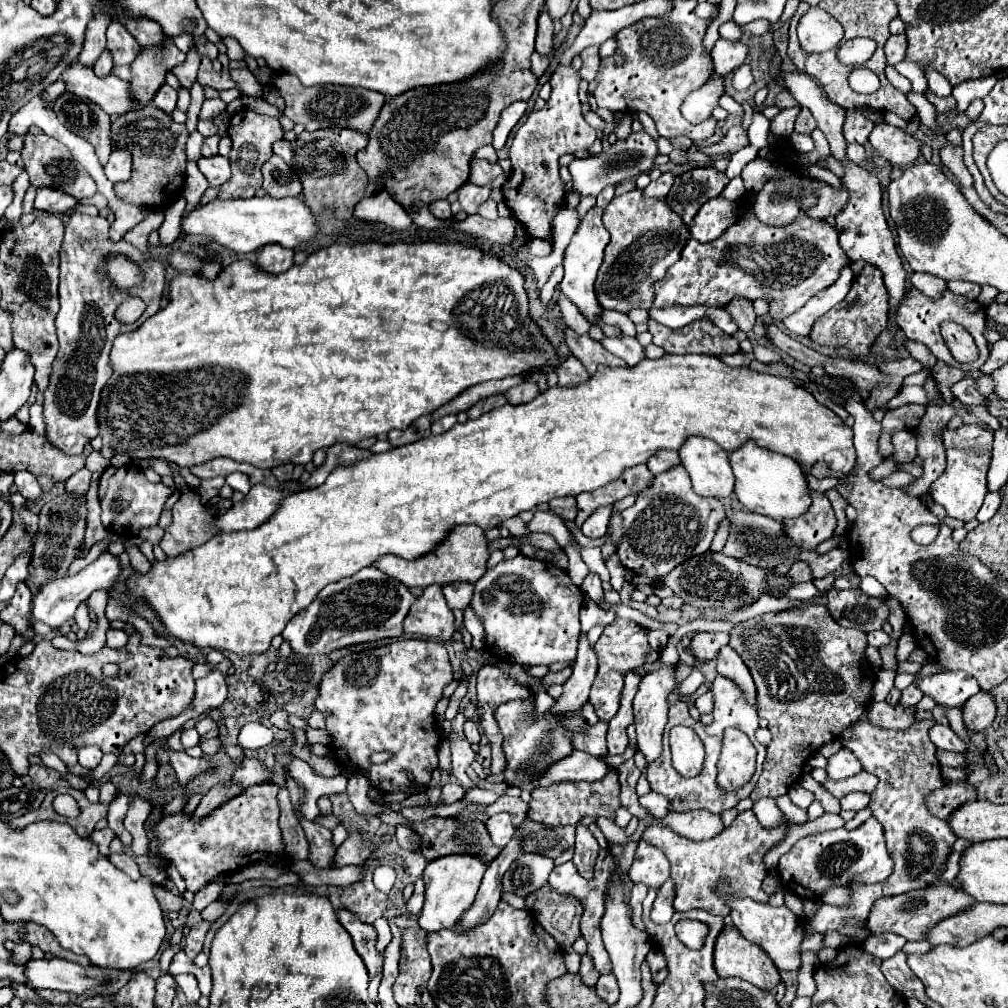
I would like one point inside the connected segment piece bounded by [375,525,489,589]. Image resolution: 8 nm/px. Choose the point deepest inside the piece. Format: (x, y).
(463, 557)

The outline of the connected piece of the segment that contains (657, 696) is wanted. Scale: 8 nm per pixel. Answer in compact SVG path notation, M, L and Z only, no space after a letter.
M659 669L655 673L649 673L641 679L639 691L633 699L633 715L635 715L635 731L637 731L637 747L645 755L645 761L651 763L661 755L661 735L667 723L667 697L671 691L675 691L675 669Z

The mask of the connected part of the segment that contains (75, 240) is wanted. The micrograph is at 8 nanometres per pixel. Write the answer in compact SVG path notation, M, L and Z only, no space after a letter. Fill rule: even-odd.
M73 213L67 227L65 227L65 239L63 239L63 249L61 249L61 277L59 277L59 303L61 309L55 317L55 329L57 329L57 339L59 339L59 353L53 361L53 369L51 369L51 379L49 385L45 389L45 401L43 401L43 419L45 419L45 437L47 441L61 449L65 455L81 455L83 447L95 439L99 435L99 421L97 421L97 407L99 407L99 399L101 399L101 391L107 385L109 377L113 375L111 363L109 363L109 351L113 347L113 339L119 333L129 333L135 331L145 319L149 319L151 315L155 315L159 311L159 301L163 295L163 287L165 287L165 265L151 259L145 261L145 257L129 243L119 241L119 243L111 243L109 241L109 221L105 217L89 217L89 215L81 215L81 213ZM107 255L125 255L131 257L131 261L139 261L139 269L143 269L143 283L135 285L133 289L119 289L115 287L111 281L101 281L97 275L99 265L103 265L103 259L107 259ZM129 295L137 295L145 301L147 309L145 313L133 323L133 325L121 325L115 319L115 309L121 305L123 299L127 299Z

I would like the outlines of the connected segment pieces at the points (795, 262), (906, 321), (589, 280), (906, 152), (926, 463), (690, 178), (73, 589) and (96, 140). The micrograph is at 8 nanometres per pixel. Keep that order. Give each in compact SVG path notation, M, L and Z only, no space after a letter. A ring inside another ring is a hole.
M799 213L789 225L775 227L763 225L755 215L743 215L723 237L711 243L689 239L681 259L671 265L663 281L655 283L653 307L725 307L727 301L735 297L749 301L765 299L769 303L769 315L775 321L783 321L787 315L801 309L815 293L833 285L841 269L849 263L843 249L839 249L835 227L827 221Z
M911 287L911 289L907 291L907 295L903 297L903 301L899 303L899 307L897 307L897 317L895 317L895 321L897 321L897 325L903 329L903 333L907 335L907 339L917 341L917 343L923 343L923 345L937 357L937 361L943 361L943 363L947 363L949 367L957 367L957 369L963 369L963 371L979 371L979 367L981 367L981 365L987 361L987 357L989 357L989 343L987 343L987 339L983 337L983 329L985 329L985 321L987 321L985 309L983 309L977 301L969 301L969 299L965 299L965 297L961 297L961 295L955 295L955 293L951 293L949 289L947 289L939 299L931 299L931 297L923 295L919 289ZM943 321L955 321L955 323L963 325L963 327L971 333L971 337L975 339L977 349L979 349L977 361L973 361L973 363L957 363L957 361L953 359L951 351L947 349L947 345L945 345L945 341L943 341L943 337L941 337L941 333L939 333L939 325L941 325Z
M615 187L603 189L603 191L597 195L597 205L595 205L593 209L589 209L587 215L581 219L579 229L575 231L571 243L569 243L567 249L565 249L565 259L563 259L565 277L563 277L563 281L559 283L563 295L565 295L573 305L577 305L577 309L585 315L585 319L587 319L591 325L595 325L595 319L599 319L601 313L603 313L603 307L599 305L599 301L597 301L597 297L595 297L593 285L595 285L595 279L597 279L597 271L599 271L599 267L601 267L601 263L603 263L603 251L605 251L607 243L609 243L609 233L605 231L605 227L603 227L603 223L601 223L601 215L603 215L603 209L611 203L613 191L615 191Z
M889 123L877 125L869 135L871 147L893 167L907 167L921 155L923 143Z
M943 401L943 405L929 405L927 413L921 419L921 425L917 429L917 455L923 459L923 477L919 477L913 485L907 487L907 491L915 497L925 495L931 483L945 469L945 447L939 439L939 433L953 415L955 407Z
M697 167L675 179L667 203L689 225L699 211L699 205L711 197L719 197L727 183L729 179L725 173L719 173L713 167Z
M103 553L91 565L81 569L77 575L63 577L63 579L53 579L53 581L43 583L39 587L39 591L37 591L37 595L33 597L33 619L39 619L39 621L43 621L43 623L47 623L51 627L59 627L65 621L71 621L75 609L79 607L79 603L89 599L89 595L93 591L97 591L97 589L109 591L115 585L115 581L119 579L119 573L121 573L119 559L115 555L111 555L111 553Z
M59 101L59 103L61 105L55 105L55 113L57 113L59 121L67 129L77 133L85 141L89 141L95 147L95 153L97 153L101 165L105 165L109 159L109 153L113 149L111 137L109 137L111 115L107 115L97 105L85 103L85 101L77 101L71 105L63 105L65 101Z

